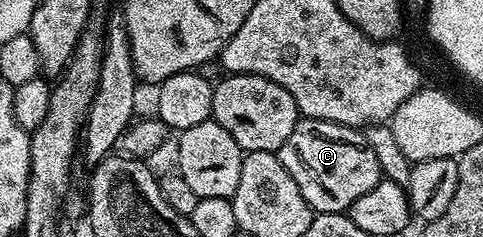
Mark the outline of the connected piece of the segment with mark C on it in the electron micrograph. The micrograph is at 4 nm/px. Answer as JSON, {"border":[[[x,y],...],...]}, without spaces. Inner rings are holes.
{"border":[[[301,118],[277,155],[285,170],[293,174],[293,182],[297,182],[307,205],[316,213],[346,213],[361,194],[369,194],[381,179],[377,154],[367,145],[366,135],[344,124]]]}

